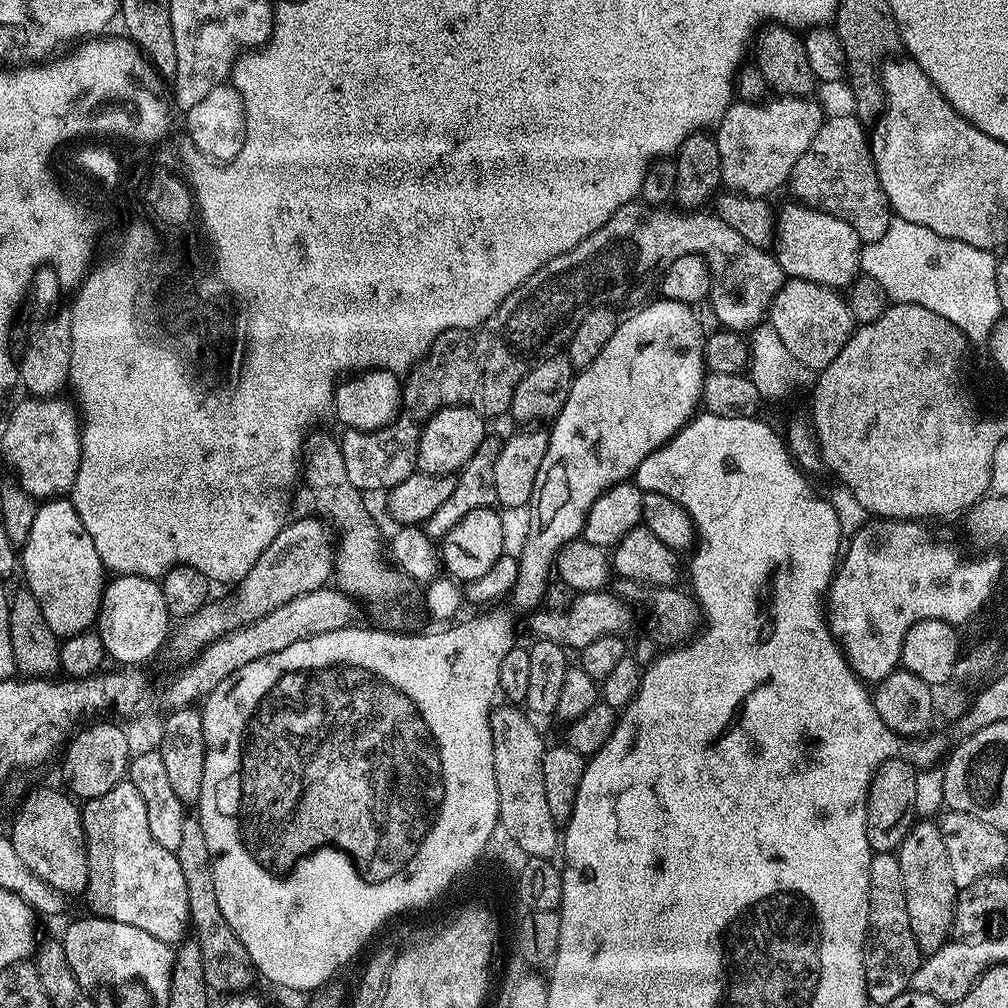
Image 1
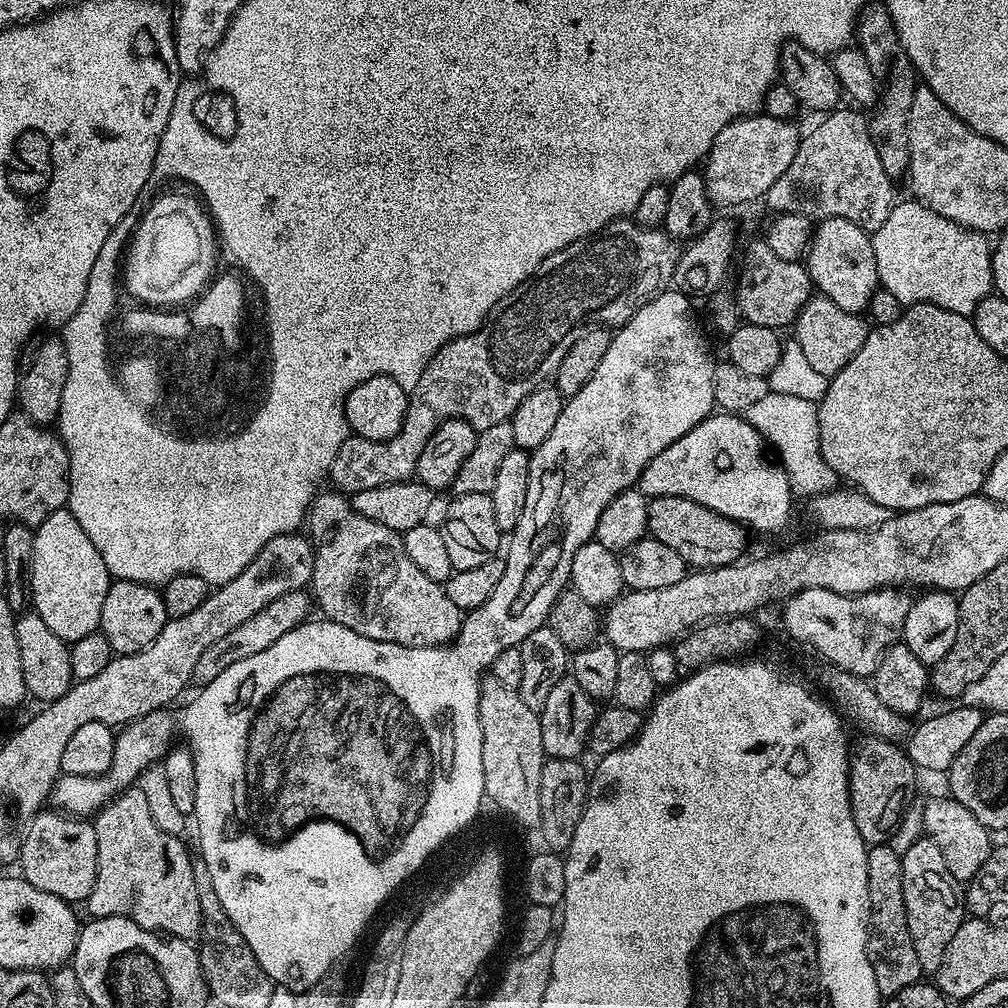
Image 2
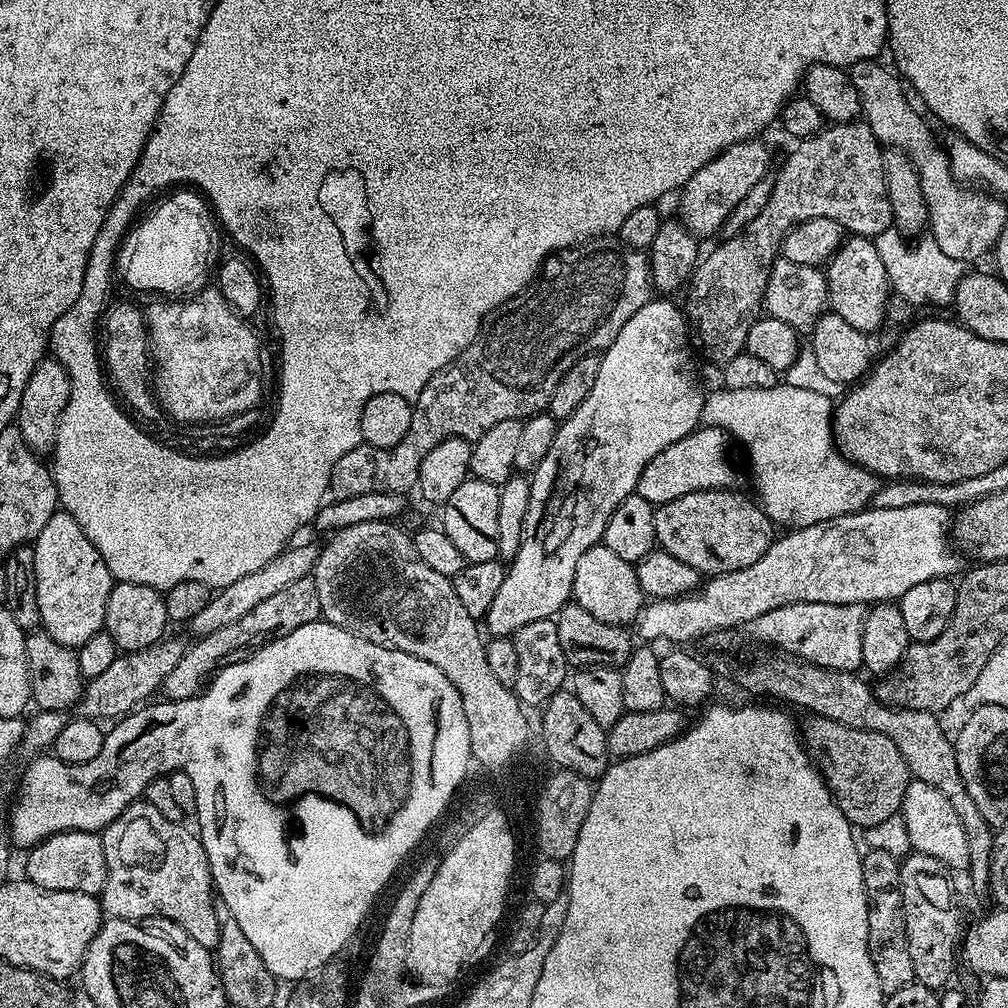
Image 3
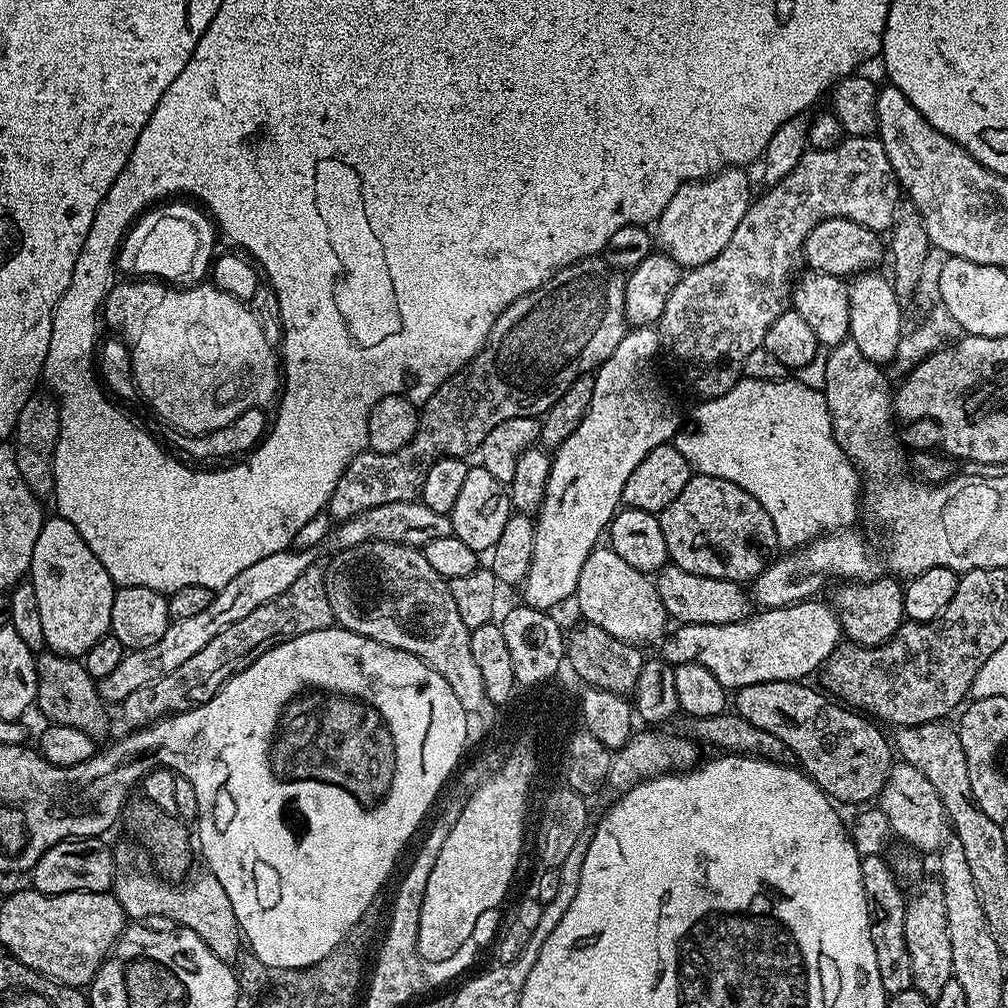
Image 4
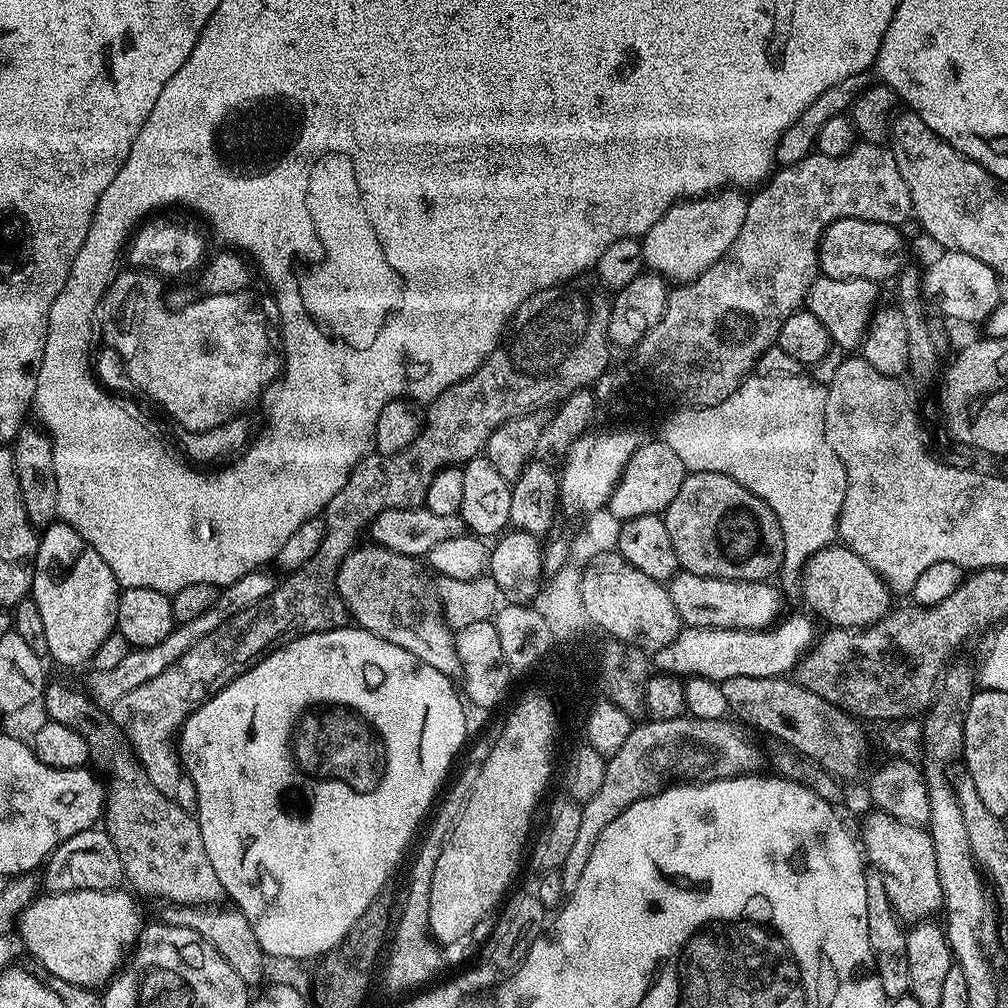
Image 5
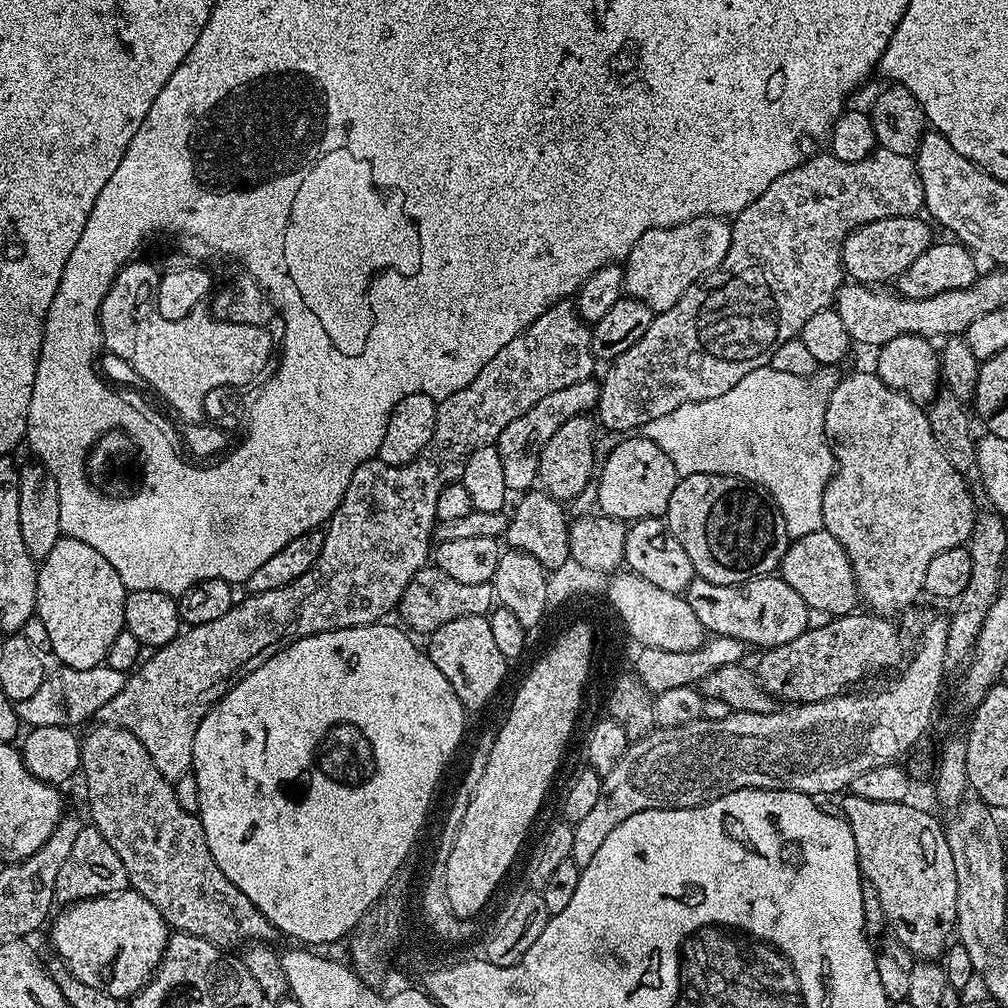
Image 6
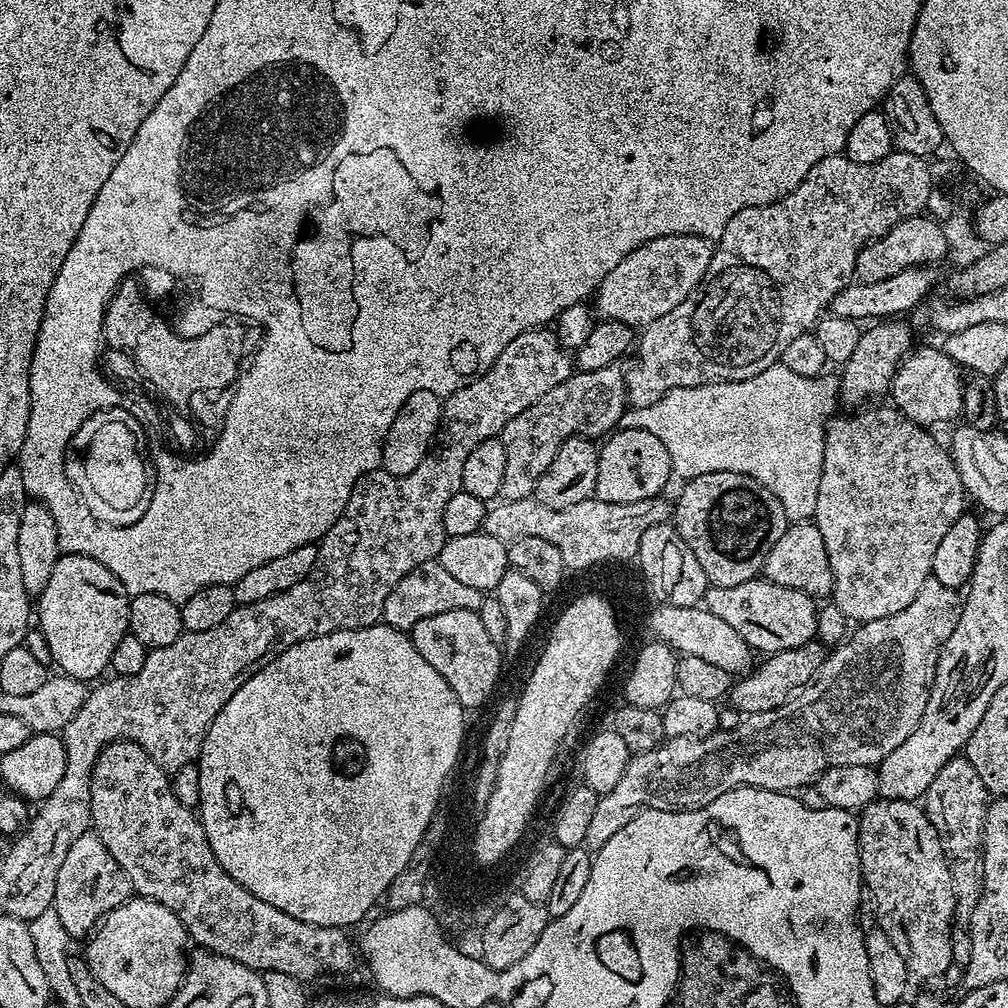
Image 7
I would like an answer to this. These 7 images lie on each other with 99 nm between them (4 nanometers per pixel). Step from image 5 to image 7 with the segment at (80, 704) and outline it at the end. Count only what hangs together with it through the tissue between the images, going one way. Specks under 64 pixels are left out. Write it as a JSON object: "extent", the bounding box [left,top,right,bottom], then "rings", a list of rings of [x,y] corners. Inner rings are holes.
{"extent":[90,740,358,982],"rings":[[[116,740],[100,751],[90,778],[90,810],[91,831],[102,838],[102,846],[110,850],[114,862],[126,870],[126,878],[130,878],[133,893],[158,902],[173,912],[188,931],[189,941],[193,945],[234,962],[242,962],[242,966],[252,968],[255,972],[290,974],[290,978],[301,982],[316,980],[327,972],[332,976],[348,972],[352,963],[358,960],[353,941],[352,944],[348,941],[349,933],[345,929],[314,926],[310,922],[290,918],[286,910],[278,910],[278,906],[262,902],[262,898],[234,882],[234,878],[222,870],[218,858],[214,858],[214,850],[210,850],[210,842],[199,815],[174,798],[169,773],[160,768],[154,758],[150,758],[141,744],[133,740]]]}

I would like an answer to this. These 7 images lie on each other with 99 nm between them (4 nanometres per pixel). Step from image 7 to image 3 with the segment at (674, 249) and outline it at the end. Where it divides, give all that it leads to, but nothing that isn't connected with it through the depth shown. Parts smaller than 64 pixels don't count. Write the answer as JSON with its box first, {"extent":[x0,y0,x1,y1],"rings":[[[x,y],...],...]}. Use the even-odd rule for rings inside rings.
{"extent":[679,138,769,238],"rings":[[[753,138],[730,146],[710,162],[706,162],[706,166],[702,166],[702,170],[695,172],[683,188],[679,189],[679,215],[695,236],[704,238],[719,233],[726,218],[730,218],[734,206],[738,206],[738,202],[742,202],[742,198],[746,198],[746,194],[754,187],[754,182],[758,182],[769,171],[768,148],[762,141],[763,139]]]}

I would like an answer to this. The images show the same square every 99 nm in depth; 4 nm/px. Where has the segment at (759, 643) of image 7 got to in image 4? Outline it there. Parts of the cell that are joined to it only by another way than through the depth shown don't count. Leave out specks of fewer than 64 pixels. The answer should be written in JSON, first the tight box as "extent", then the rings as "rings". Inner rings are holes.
{"extent":[654,562,754,624],"rings":[[[671,562],[655,573],[654,583],[662,606],[676,624],[733,624],[748,619],[754,608],[743,583],[690,574]]]}

